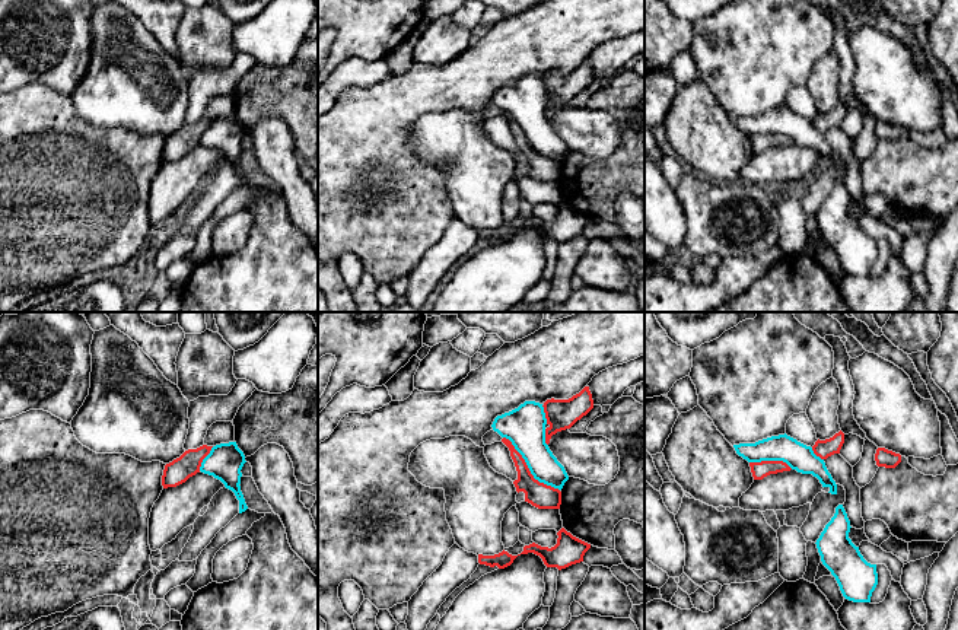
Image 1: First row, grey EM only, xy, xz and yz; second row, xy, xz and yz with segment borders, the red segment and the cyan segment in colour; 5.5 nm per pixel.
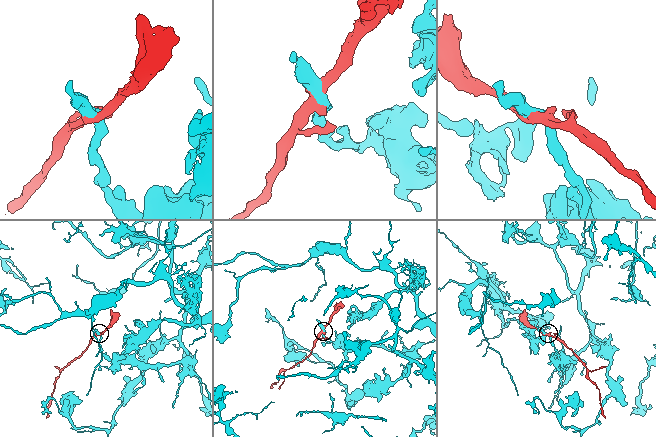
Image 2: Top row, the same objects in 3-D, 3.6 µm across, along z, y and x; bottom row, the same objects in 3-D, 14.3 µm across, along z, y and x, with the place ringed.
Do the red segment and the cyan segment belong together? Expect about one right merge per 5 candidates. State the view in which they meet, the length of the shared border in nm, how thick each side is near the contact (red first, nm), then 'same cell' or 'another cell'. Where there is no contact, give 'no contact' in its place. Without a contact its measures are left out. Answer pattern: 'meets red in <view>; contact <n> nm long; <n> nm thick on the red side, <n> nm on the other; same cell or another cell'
meets red in xz; contact 440 nm long; 140 nm thick on the red side, 220 nm on the other; another cell

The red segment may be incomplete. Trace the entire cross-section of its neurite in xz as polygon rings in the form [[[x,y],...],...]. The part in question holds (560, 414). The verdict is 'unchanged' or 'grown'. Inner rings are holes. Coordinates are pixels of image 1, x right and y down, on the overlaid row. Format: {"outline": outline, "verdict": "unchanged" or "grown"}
{"outline": [[[585,386],[569,400],[551,398],[542,407],[548,424],[545,429],[545,443],[548,445],[553,435],[570,429],[577,420],[586,416],[593,408],[593,400],[589,386]]], "verdict": "unchanged"}

